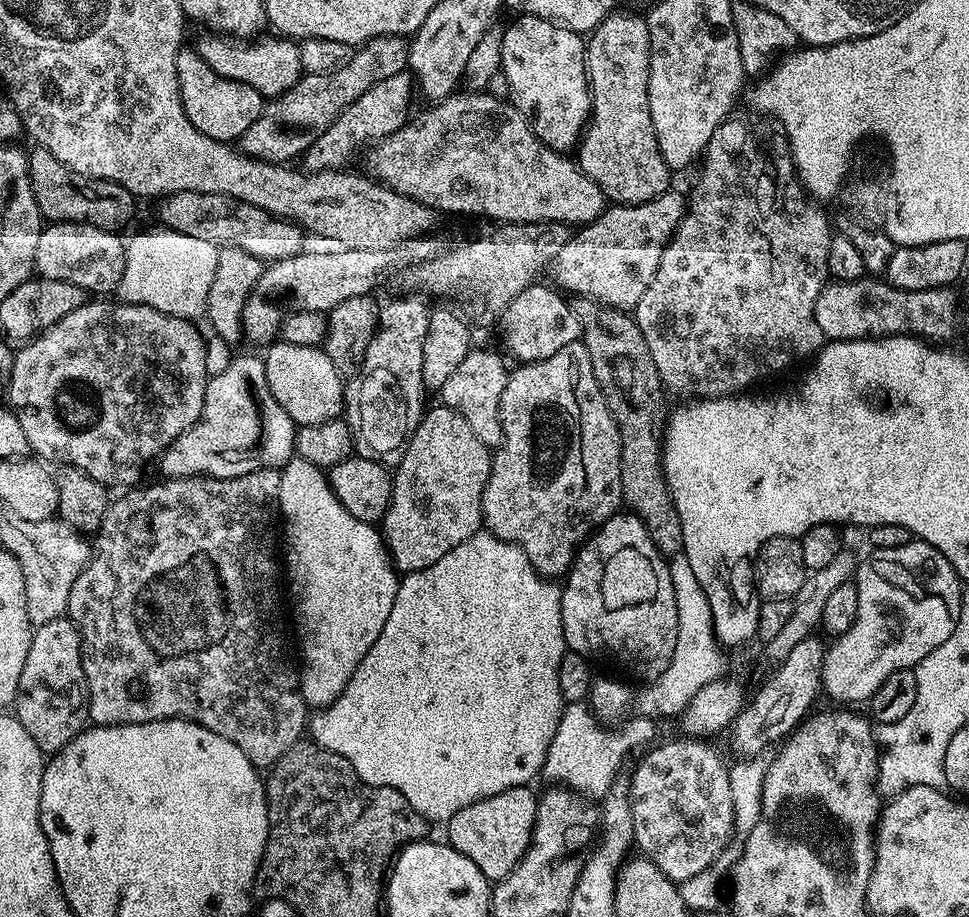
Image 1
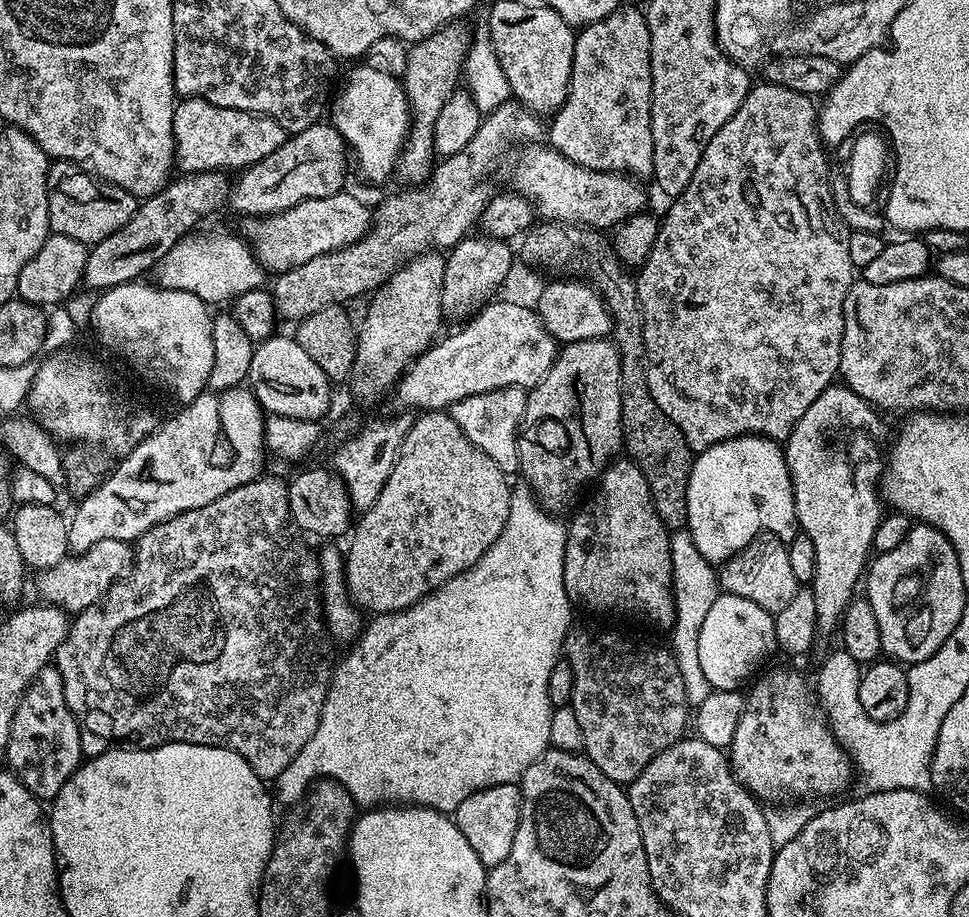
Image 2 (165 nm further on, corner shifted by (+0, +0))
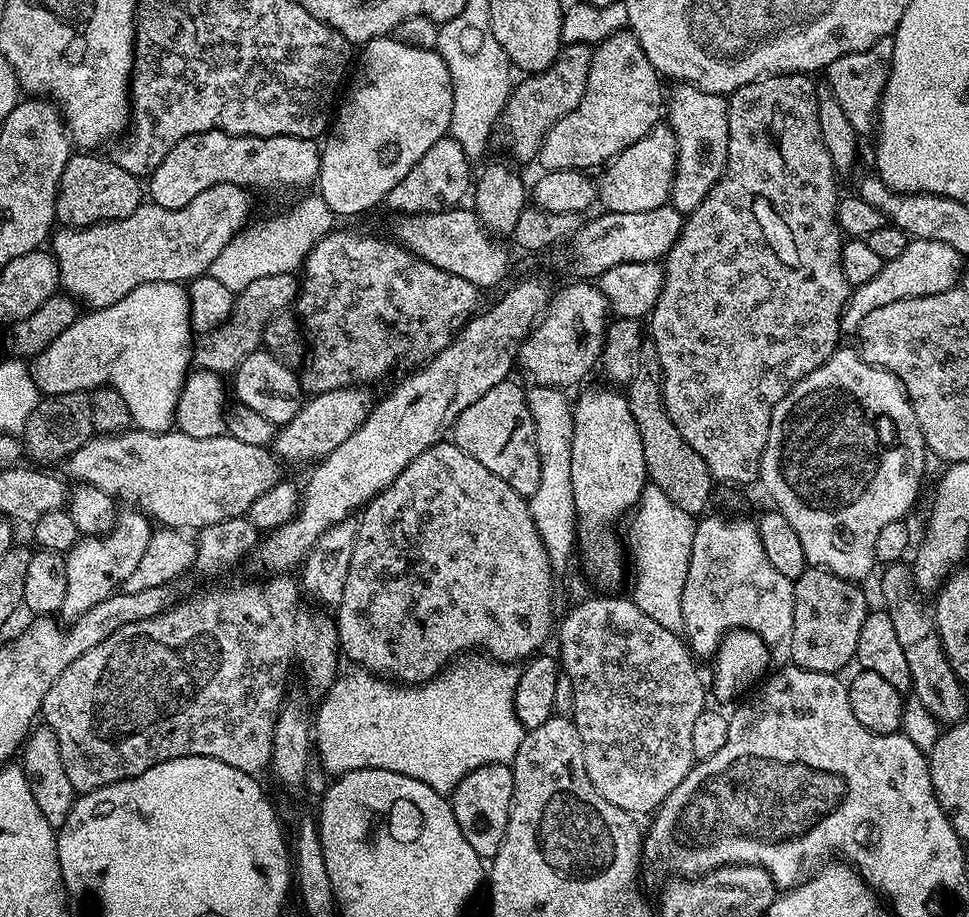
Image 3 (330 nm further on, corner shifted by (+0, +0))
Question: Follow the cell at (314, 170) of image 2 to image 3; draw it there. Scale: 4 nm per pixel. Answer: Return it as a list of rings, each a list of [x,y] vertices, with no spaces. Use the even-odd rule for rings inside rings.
[[[219,184],[218,186],[212,186],[210,190],[204,190],[202,194],[198,194],[198,198],[194,198],[194,202],[190,202],[178,210],[163,208],[151,202],[141,202],[138,206],[138,210],[134,210],[134,214],[130,214],[121,220],[106,220],[102,224],[92,224],[89,228],[61,227],[59,231],[51,237],[50,251],[58,262],[60,283],[63,291],[77,301],[83,302],[83,300],[85,300],[85,302],[88,303],[87,307],[89,309],[105,308],[114,302],[118,302],[118,298],[126,298],[126,294],[130,294],[130,290],[134,290],[146,282],[174,282],[178,284],[181,282],[191,282],[195,280],[196,277],[205,275],[218,258],[218,254],[222,254],[222,250],[233,243],[236,237],[245,231],[246,225],[244,225],[244,223],[247,222],[248,215],[252,212],[252,200],[248,196],[251,195],[247,188],[239,188],[237,184]]]

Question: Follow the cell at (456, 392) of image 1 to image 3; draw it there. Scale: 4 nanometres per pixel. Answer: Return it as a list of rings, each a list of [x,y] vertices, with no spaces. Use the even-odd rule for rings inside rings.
[[[506,379],[494,390],[486,390],[478,402],[466,406],[462,414],[452,423],[450,429],[451,443],[457,444],[470,458],[482,462],[486,470],[498,474],[502,482],[514,486],[522,497],[534,494],[540,477],[540,459],[536,445],[536,431],[534,418],[530,414],[530,406],[526,406],[524,397],[525,389],[512,384],[511,379]]]

